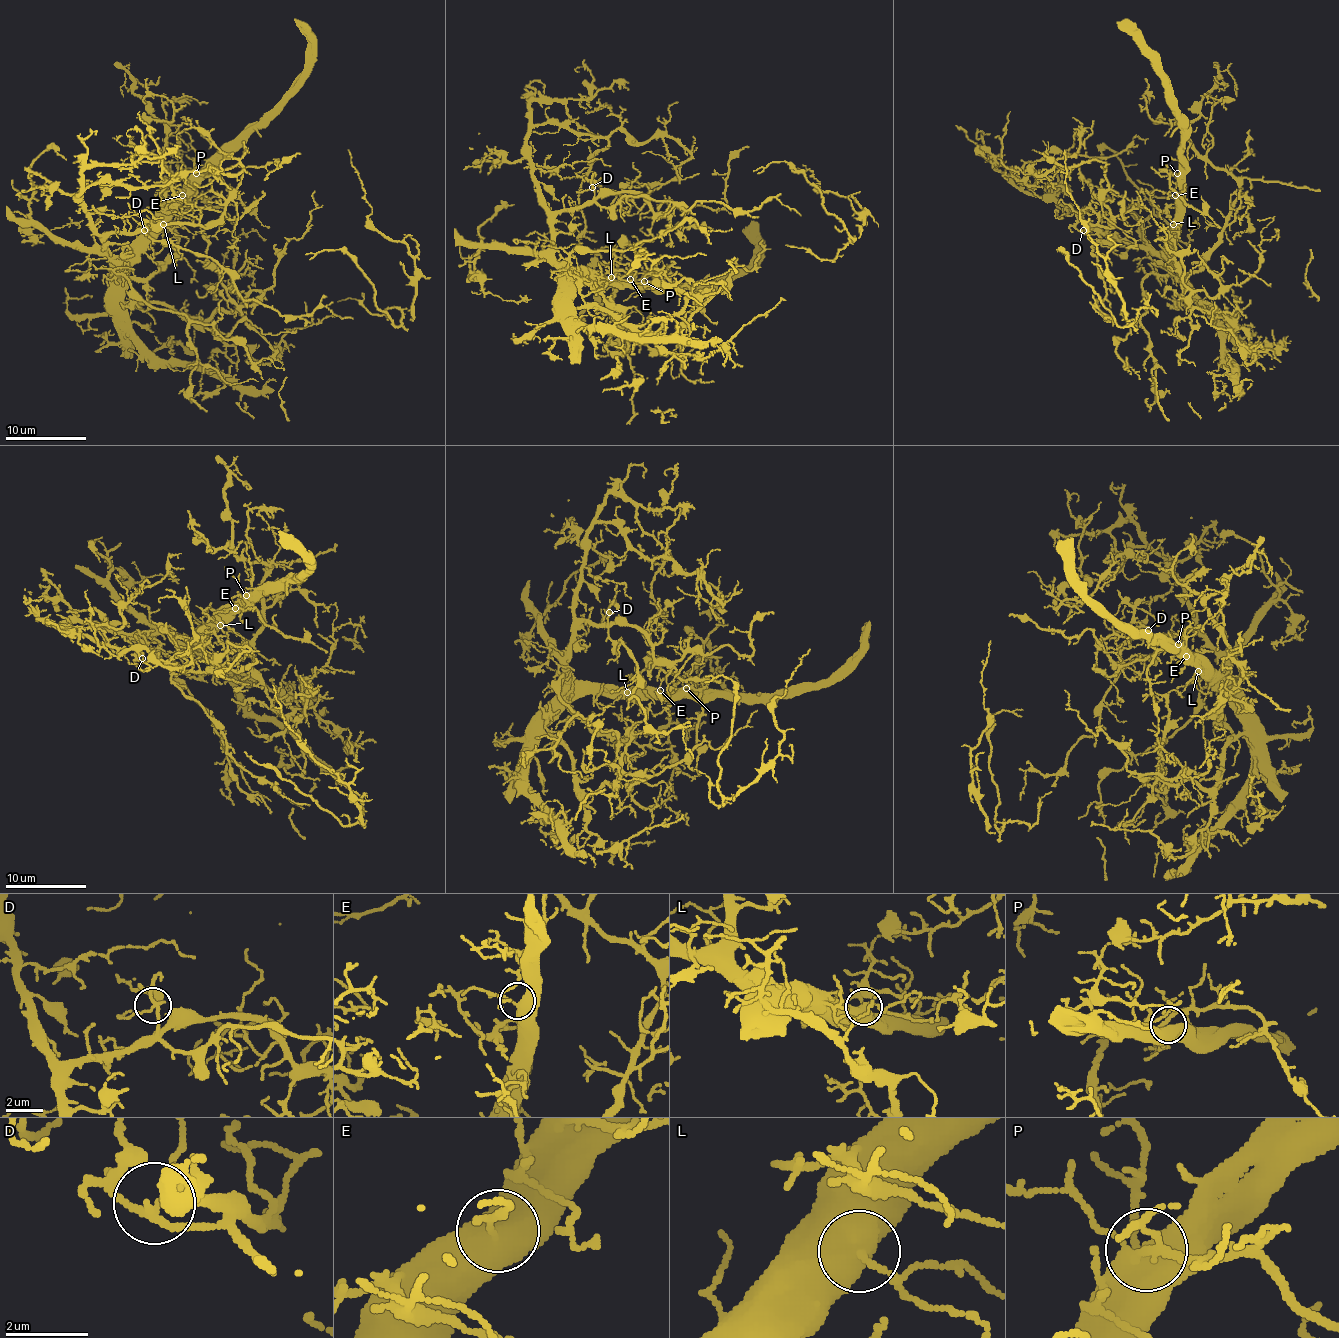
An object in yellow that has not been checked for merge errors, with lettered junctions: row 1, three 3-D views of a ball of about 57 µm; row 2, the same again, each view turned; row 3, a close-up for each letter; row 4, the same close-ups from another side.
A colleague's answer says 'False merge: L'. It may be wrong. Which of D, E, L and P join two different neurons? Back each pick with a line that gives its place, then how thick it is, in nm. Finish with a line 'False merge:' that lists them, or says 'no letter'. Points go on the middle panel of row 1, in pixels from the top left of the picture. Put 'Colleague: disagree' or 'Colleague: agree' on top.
Colleague: disagree
False merge: no letter

